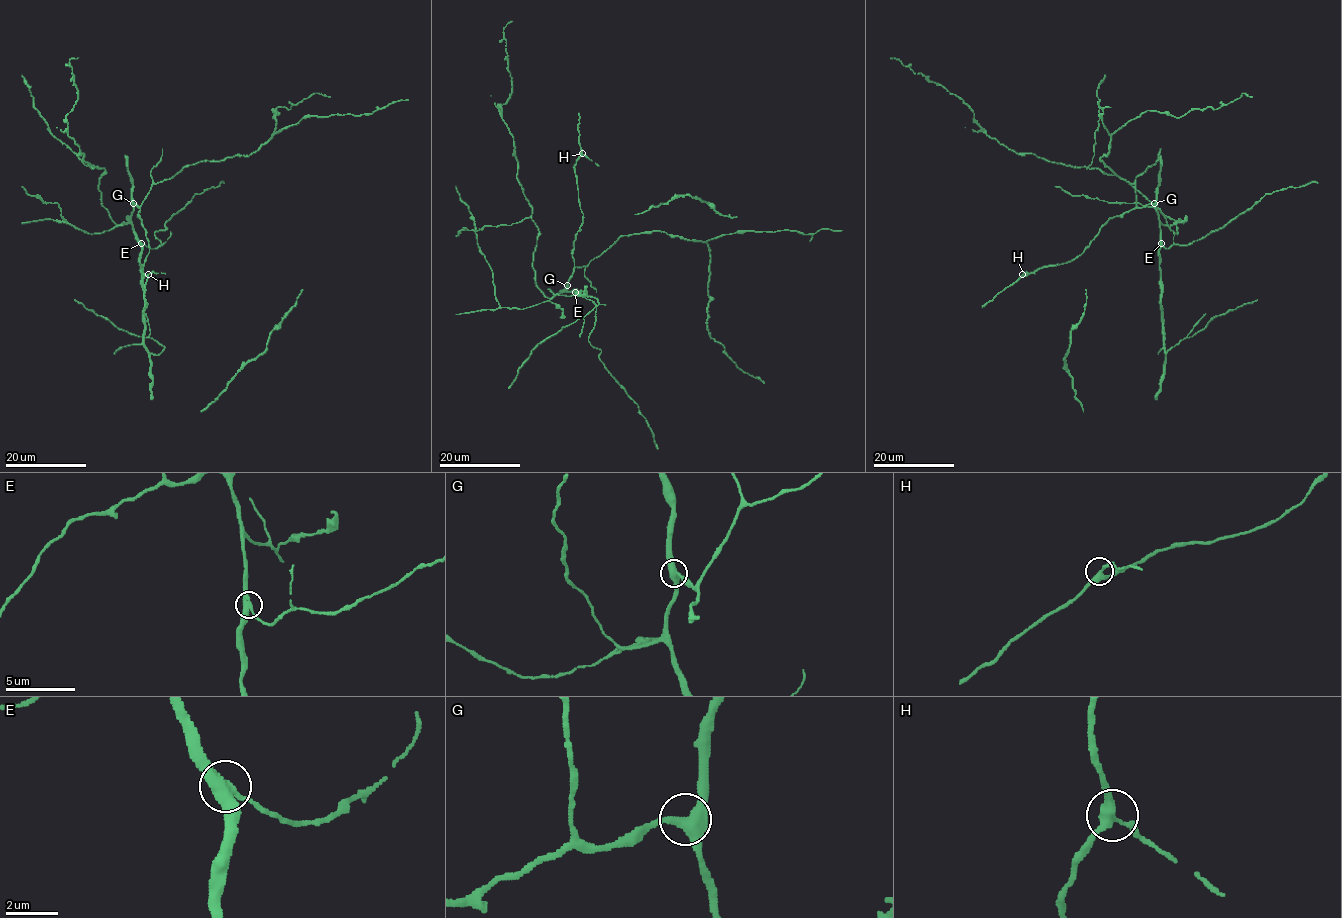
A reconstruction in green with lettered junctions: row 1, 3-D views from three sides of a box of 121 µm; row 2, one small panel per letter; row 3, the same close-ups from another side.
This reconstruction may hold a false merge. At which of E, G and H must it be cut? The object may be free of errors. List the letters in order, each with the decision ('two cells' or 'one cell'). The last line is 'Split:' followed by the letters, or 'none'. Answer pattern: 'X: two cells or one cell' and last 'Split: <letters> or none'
E: one cell
G: one cell
H: one cell
Split: none

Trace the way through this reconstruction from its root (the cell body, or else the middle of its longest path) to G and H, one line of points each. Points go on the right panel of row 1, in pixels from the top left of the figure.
G: (1160, 238), (1159, 214), (1154, 203)
H: (1160, 238), (1158, 211), (1153, 204), (1147, 204), (1111, 217), (1074, 260), (1022, 274)

